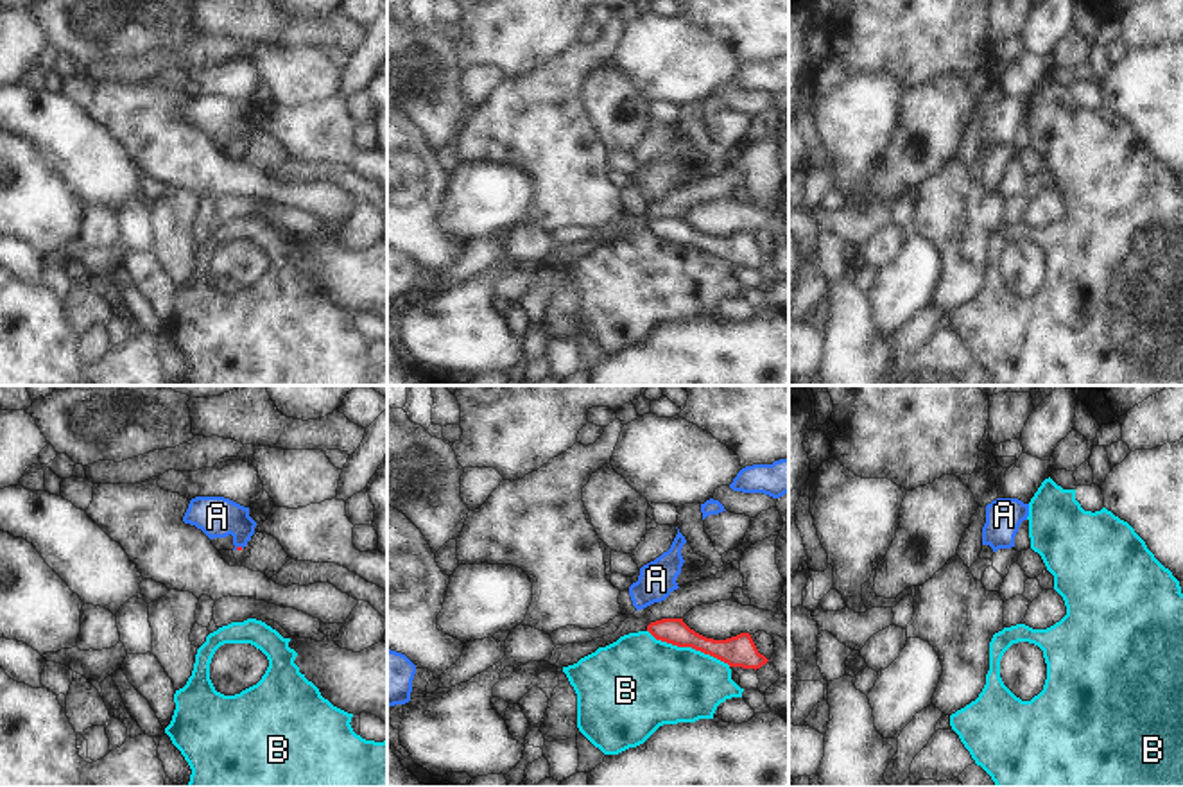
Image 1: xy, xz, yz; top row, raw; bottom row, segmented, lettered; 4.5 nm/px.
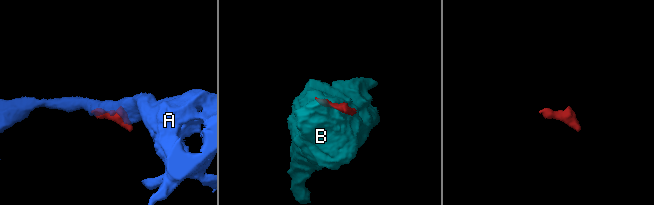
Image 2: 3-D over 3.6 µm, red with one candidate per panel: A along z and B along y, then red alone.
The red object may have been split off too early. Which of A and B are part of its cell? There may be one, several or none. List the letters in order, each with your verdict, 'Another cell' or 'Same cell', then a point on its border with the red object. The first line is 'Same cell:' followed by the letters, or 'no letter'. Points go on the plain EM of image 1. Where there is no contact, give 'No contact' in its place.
Same cell: no letter
A: Another cell. Touches red at xy (239, 146)
B: Another cell. Touches red at xz (689, 244).

